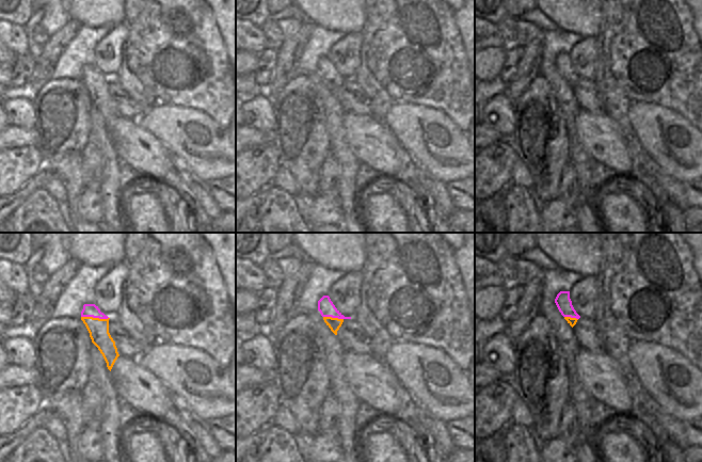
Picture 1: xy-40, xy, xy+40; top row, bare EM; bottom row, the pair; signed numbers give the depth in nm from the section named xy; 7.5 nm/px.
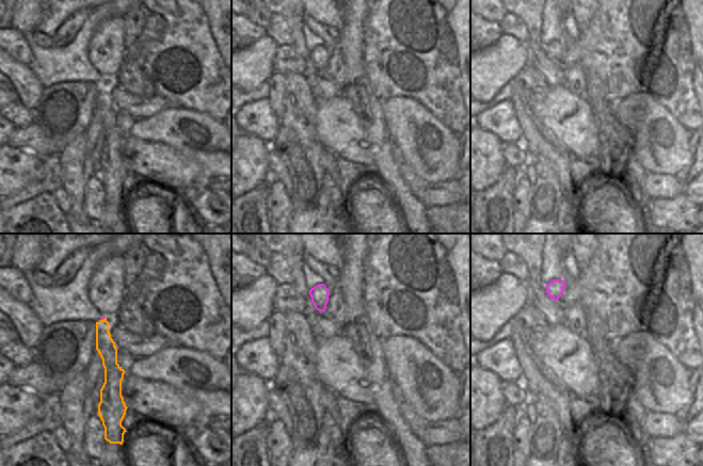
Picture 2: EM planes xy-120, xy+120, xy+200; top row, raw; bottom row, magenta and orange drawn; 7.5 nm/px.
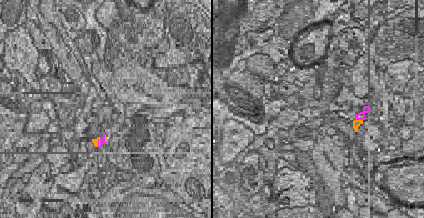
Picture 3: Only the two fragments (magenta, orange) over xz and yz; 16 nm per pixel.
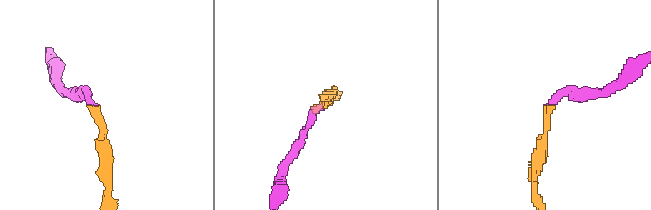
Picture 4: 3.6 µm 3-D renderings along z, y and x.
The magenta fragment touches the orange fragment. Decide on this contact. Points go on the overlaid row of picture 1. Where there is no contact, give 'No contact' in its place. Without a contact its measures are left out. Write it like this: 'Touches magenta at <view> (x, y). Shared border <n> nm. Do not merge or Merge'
Touches magenta at xy-40 (95, 317). Shared border 200 nm. Do not merge.

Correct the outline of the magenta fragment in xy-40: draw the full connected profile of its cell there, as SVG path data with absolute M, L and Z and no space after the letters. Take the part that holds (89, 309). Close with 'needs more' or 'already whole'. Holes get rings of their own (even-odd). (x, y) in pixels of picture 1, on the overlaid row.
M84 304L83 309L81 312L81 317L93 317L93 318L99 318L99 319L109 318L103 313L101 313L98 306L96 306L95 304Z | already whole

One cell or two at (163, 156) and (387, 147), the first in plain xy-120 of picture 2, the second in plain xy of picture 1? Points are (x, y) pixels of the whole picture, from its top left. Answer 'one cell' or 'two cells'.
one cell

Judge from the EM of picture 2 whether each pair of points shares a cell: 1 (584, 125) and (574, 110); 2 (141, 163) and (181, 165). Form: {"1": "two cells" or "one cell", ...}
{"1": "one cell", "2": "one cell"}

